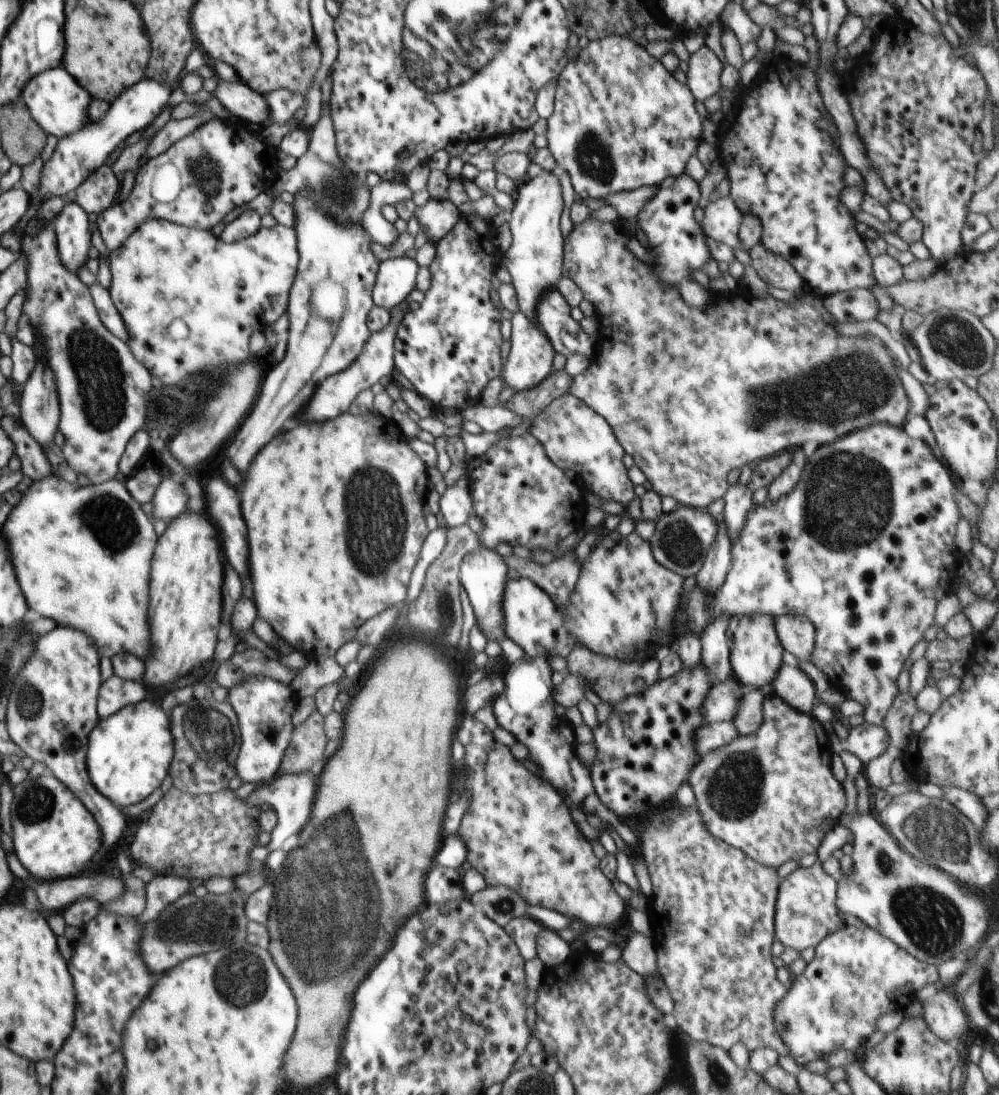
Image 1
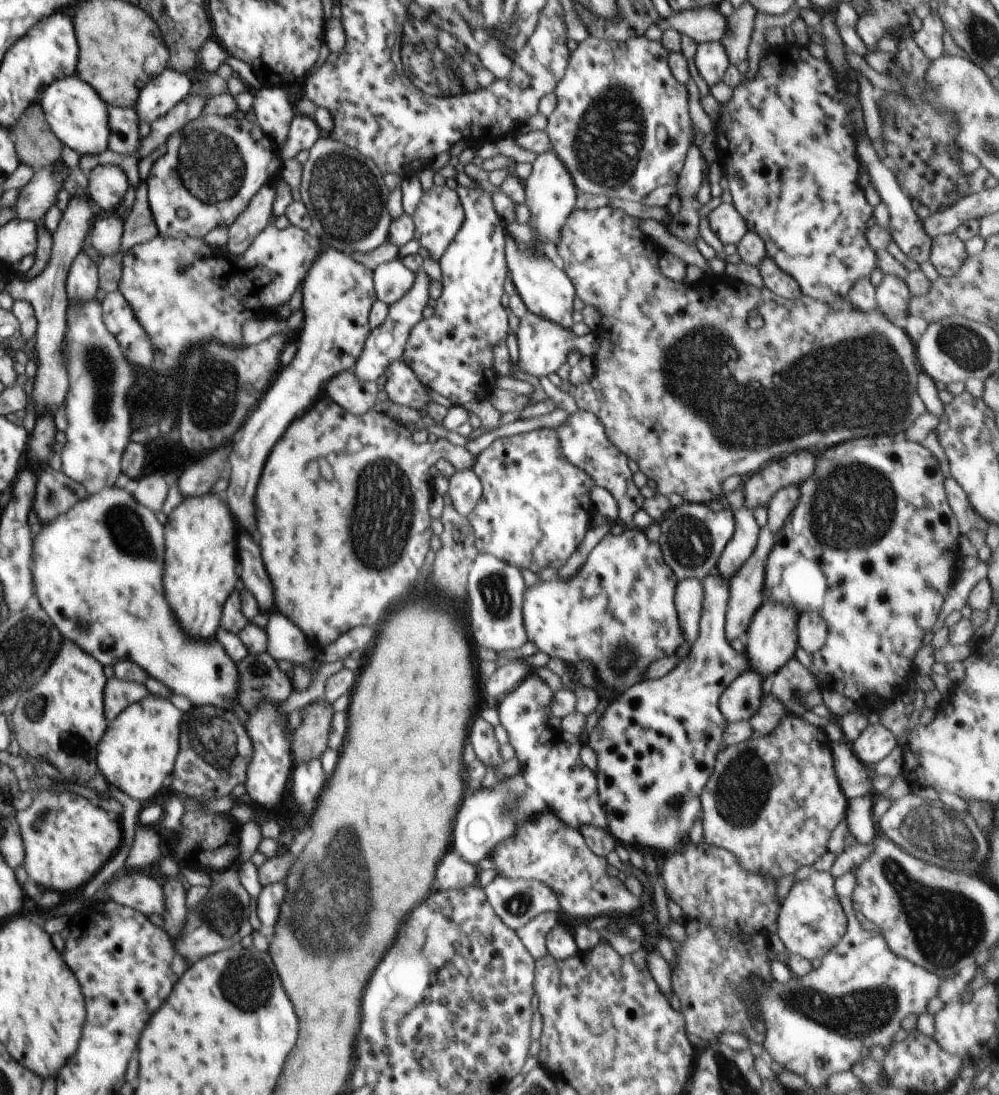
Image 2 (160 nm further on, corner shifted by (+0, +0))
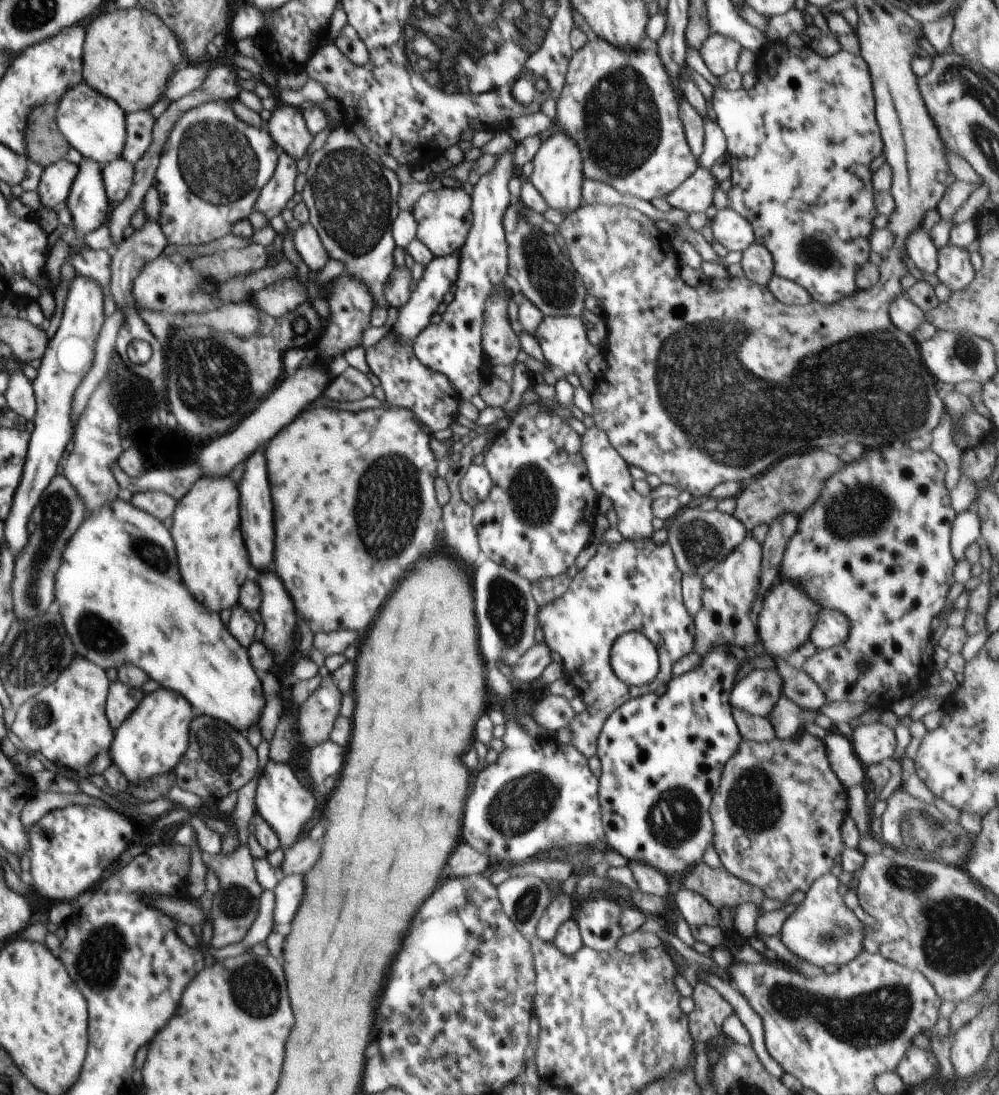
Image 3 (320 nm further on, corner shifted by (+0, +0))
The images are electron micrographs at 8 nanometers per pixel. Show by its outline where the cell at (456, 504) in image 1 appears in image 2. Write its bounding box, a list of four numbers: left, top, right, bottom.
[446,468,482,517]

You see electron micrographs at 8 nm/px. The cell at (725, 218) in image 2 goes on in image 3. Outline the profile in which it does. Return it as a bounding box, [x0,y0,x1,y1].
[710,207,756,252]

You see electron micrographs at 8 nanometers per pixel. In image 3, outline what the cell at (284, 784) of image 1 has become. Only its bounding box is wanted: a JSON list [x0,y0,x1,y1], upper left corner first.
[305,738,344,796]

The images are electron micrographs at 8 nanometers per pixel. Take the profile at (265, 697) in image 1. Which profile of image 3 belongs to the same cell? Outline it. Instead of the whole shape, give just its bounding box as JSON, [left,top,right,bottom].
[255,760,316,850]

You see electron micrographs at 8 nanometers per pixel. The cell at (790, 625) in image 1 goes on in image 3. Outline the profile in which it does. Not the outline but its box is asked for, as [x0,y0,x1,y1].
[810,608,850,650]

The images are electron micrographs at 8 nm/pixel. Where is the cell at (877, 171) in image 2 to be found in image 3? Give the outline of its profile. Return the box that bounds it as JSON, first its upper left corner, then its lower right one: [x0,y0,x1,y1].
[906,226,938,274]

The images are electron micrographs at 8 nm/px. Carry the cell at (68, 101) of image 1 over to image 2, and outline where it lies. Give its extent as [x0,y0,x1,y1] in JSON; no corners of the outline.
[38,74,110,157]

